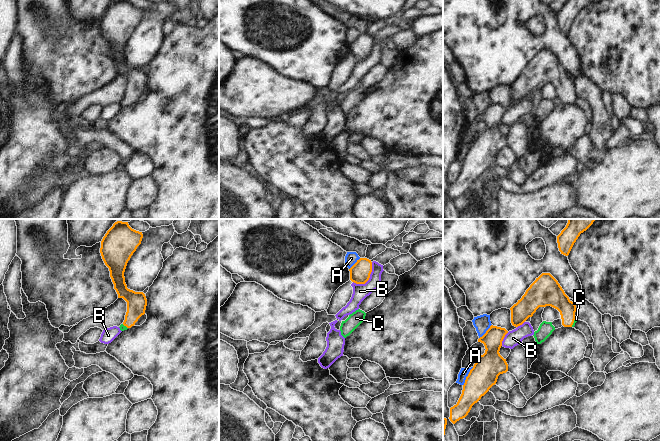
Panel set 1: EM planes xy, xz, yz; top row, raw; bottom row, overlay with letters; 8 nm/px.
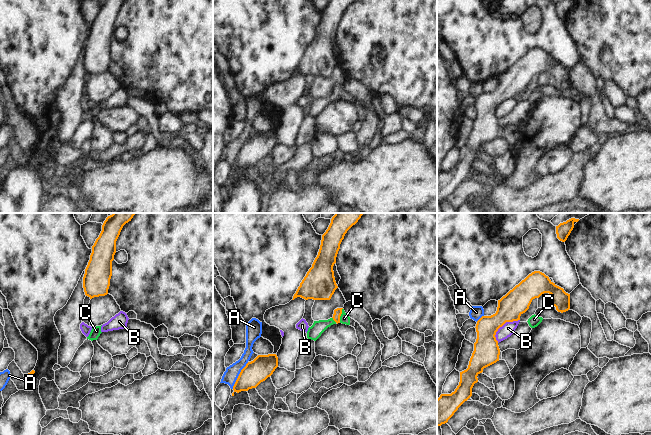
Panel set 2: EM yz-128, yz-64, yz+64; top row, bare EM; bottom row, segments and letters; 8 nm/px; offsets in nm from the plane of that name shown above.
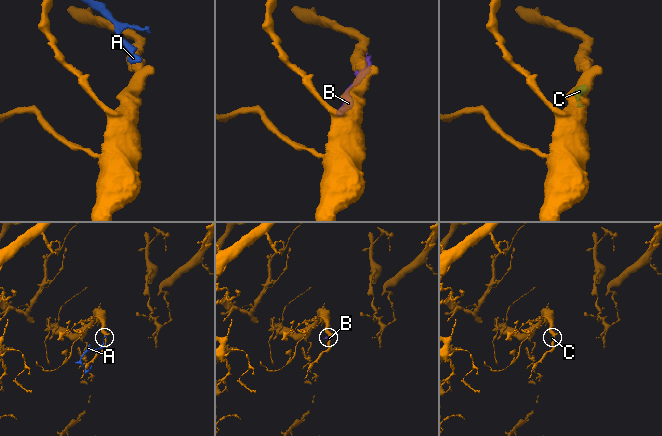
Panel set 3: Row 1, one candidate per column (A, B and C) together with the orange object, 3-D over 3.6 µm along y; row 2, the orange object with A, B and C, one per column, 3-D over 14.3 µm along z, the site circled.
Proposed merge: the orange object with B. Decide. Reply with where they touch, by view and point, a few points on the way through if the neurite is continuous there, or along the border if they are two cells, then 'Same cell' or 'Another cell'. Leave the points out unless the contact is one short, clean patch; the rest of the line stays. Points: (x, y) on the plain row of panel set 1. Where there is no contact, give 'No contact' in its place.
Touches orange at xz (369, 53). Boundary: xz (372, 38), (370, 53), (364, 59), (354, 59). Another cell

